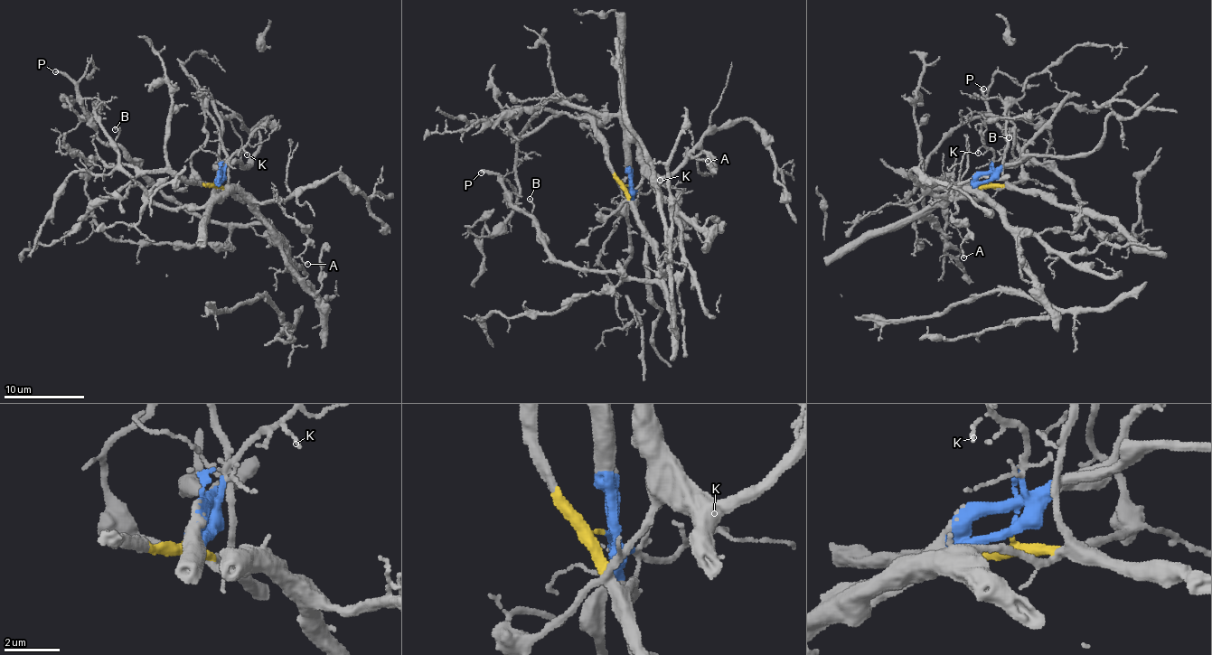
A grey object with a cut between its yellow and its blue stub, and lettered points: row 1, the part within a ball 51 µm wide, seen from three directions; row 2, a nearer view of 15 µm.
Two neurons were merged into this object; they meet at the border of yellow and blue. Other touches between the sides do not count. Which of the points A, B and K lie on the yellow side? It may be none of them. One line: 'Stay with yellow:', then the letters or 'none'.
Stay with yellow: B

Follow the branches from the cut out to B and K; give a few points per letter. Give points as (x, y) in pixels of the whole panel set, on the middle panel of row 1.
B: (627, 185), (624, 195), (642, 236), (658, 257), (652, 280), (560, 264), (526, 213), (533, 210), (530, 198)
K: (627, 185), (644, 194), (661, 180)

